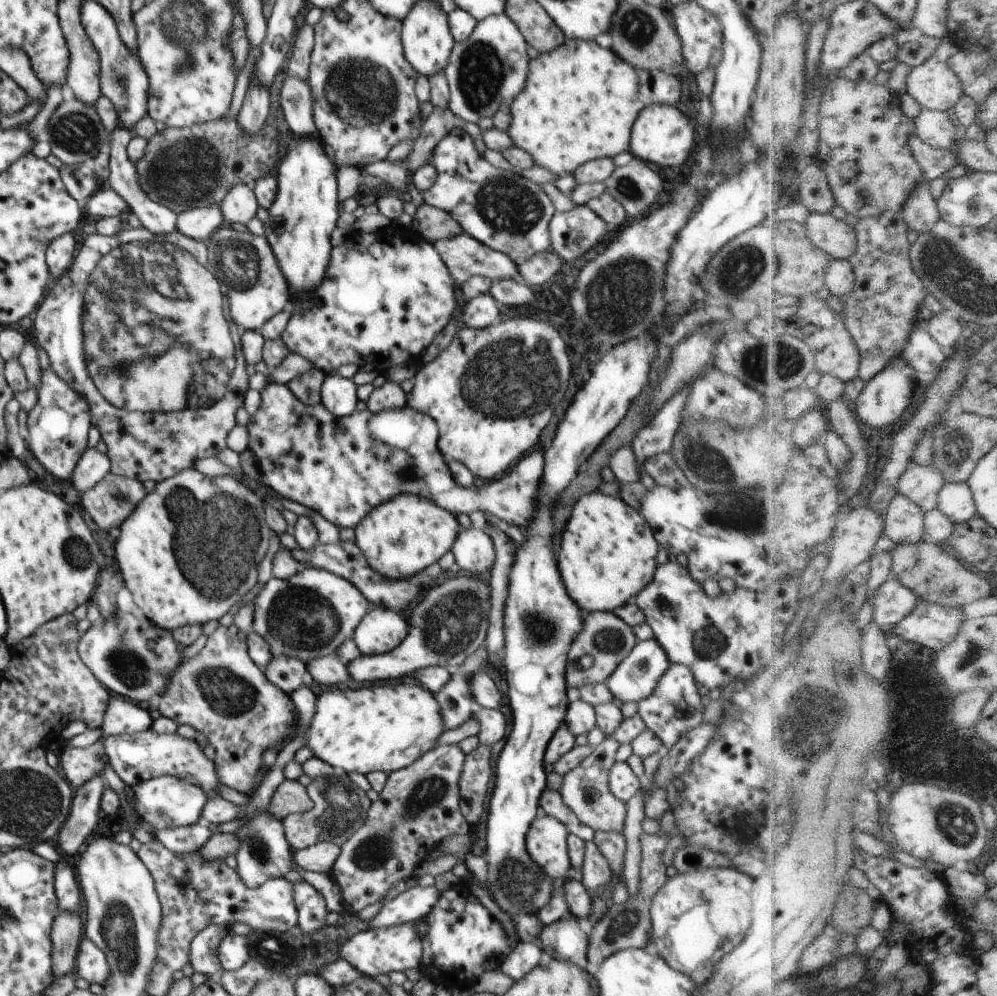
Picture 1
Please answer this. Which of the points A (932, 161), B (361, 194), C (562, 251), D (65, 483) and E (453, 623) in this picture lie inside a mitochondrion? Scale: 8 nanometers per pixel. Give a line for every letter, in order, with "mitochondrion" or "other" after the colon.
A: other
B: other
C: other
D: other
E: mitochondrion

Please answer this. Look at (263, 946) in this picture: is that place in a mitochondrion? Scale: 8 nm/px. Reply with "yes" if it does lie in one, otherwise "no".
yes

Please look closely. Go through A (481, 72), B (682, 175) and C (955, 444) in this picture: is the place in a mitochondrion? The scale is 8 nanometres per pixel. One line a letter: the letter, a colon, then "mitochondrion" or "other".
A: mitochondrion
B: other
C: mitochondrion

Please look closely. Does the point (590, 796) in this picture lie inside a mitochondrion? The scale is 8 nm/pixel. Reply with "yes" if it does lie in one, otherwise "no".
yes

